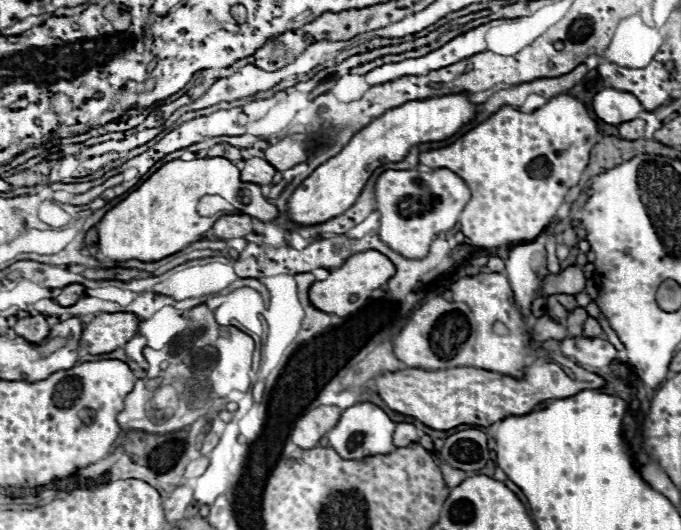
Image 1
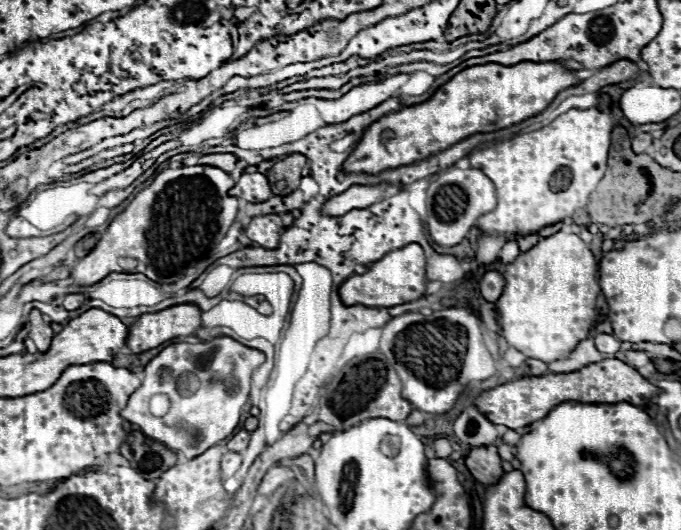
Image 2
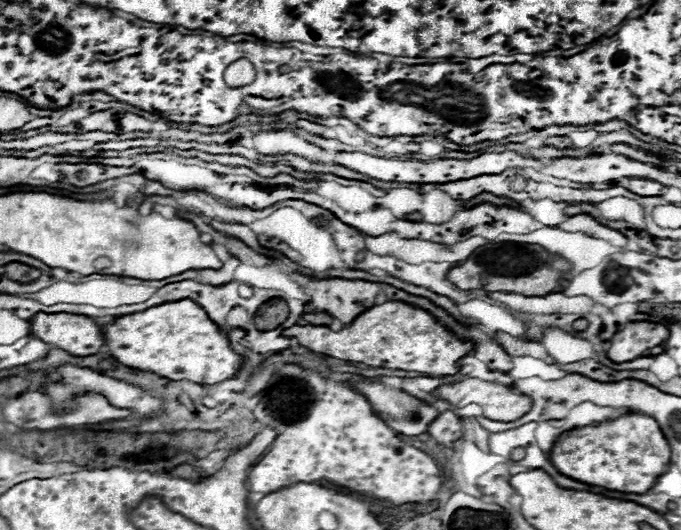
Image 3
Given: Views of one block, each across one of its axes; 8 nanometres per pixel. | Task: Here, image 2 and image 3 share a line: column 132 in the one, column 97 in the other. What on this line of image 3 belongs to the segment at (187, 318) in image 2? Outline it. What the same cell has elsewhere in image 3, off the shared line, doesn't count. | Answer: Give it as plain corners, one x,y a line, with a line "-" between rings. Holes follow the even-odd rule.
44,314
34,316
30,320
32,336
40,338
42,342
62,348
74,356
90,356
100,352
104,346
104,332
102,326
96,324
90,316
82,314

